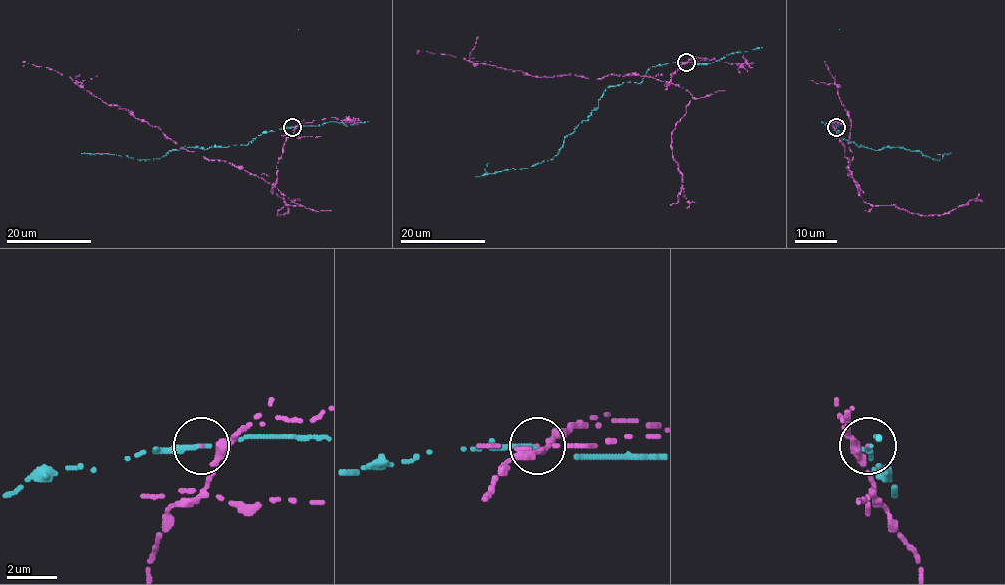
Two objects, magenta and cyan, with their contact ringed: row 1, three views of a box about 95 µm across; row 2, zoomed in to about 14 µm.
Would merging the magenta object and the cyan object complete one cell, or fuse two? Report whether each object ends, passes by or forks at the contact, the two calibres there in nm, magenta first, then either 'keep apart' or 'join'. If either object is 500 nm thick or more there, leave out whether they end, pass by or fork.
magenta passes by; cyan ends there; 120 nm thick on the magenta side, 280 nm on the other; keep apart

